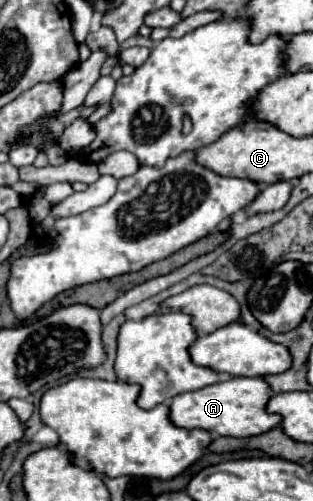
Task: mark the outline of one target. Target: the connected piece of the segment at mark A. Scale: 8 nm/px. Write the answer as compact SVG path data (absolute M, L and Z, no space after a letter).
M232 377L198 391L180 393L172 399L170 421L182 429L204 429L224 437L252 437L280 425L280 415L266 413L270 387L262 377Z

